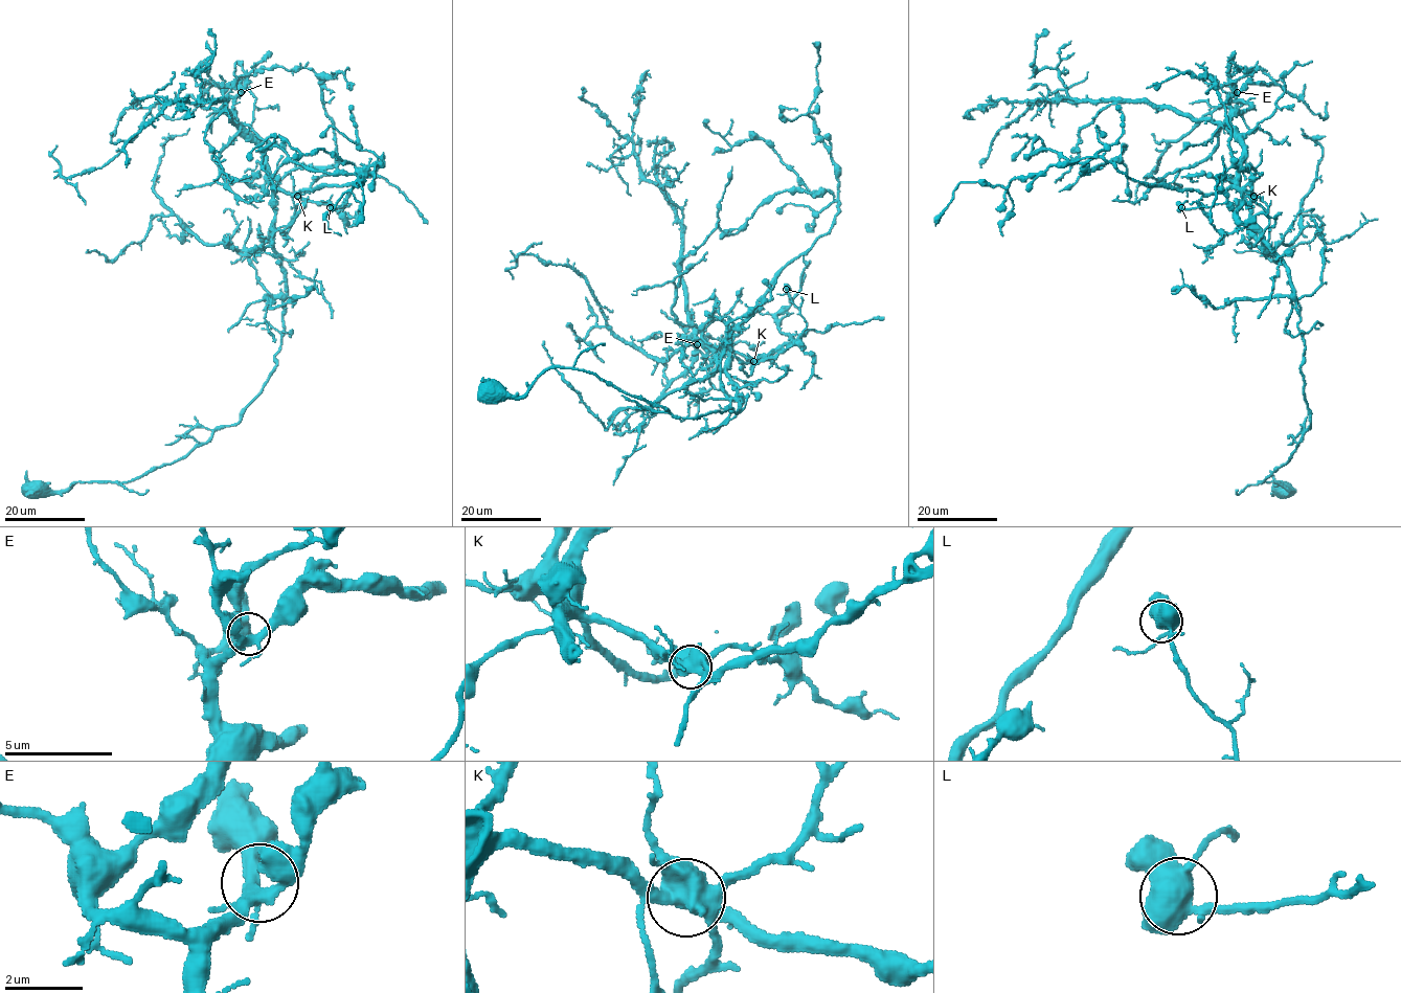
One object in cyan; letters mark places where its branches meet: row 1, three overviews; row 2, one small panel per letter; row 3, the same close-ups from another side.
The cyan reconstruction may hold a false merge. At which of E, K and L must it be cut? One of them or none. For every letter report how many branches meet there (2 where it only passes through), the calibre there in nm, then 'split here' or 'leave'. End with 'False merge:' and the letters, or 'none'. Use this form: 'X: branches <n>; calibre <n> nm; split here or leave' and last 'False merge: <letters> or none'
E: branches 5; calibre 360 nm; leave
K: branches 7; calibre 550 nm; split here
L: branches 6; calibre 480 nm; leave
False merge: K

